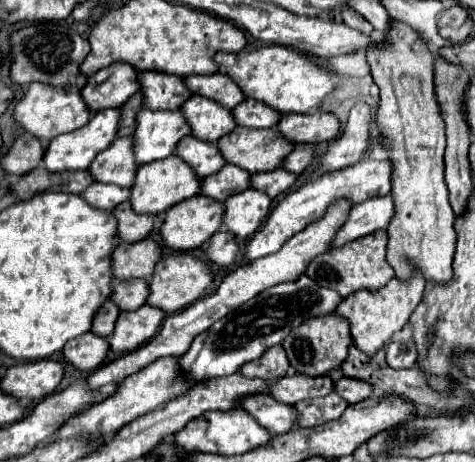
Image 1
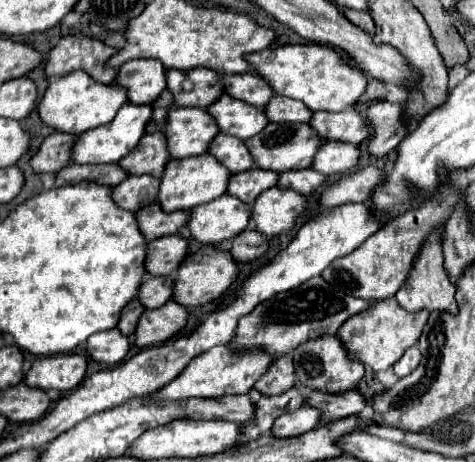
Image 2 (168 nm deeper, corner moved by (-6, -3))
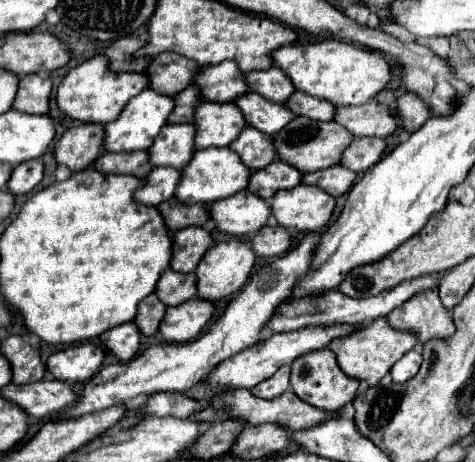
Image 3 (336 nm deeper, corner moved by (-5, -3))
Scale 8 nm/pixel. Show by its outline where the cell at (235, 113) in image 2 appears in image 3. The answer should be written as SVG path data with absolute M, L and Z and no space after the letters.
M252 92L238 96L234 104L244 114L244 120L248 126L266 134L278 132L278 128L286 126L294 118L294 114L284 104L268 102L266 98Z

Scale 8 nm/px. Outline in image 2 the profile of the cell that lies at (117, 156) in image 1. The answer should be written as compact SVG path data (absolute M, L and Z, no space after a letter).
M153 132L145 134L139 146L123 160L119 160L119 164L129 174L151 174L155 178L161 178L169 158L171 156L167 156L167 138L163 136L163 132Z

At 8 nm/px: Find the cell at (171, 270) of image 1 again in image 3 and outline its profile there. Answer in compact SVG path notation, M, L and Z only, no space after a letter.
M228 240L214 244L196 266L196 296L202 300L220 300L230 294L236 294L248 280L256 262L256 254L246 240Z

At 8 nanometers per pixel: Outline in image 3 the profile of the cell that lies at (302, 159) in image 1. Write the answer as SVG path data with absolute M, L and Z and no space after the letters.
M354 138L352 144L342 152L340 166L352 172L366 172L380 160L384 148L384 138Z

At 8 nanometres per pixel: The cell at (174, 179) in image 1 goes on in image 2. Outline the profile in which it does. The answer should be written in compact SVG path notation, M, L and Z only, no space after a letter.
M209 152L203 156L191 156L183 160L169 160L165 166L161 188L159 188L159 204L165 212L191 210L199 204L205 204L223 196L227 192L229 178L231 178L231 172L223 168L223 164L219 164L215 156Z

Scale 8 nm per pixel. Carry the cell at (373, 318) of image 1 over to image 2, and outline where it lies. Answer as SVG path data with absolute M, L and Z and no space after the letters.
M387 298L387 300L377 302L371 310L347 320L347 324L343 324L343 328L339 328L337 336L343 342L351 360L363 362L373 372L379 372L379 370L391 368L403 356L403 352L419 340L423 326L427 324L427 318L429 318L429 312L423 310L423 312L411 314L411 312L399 308L395 298Z

